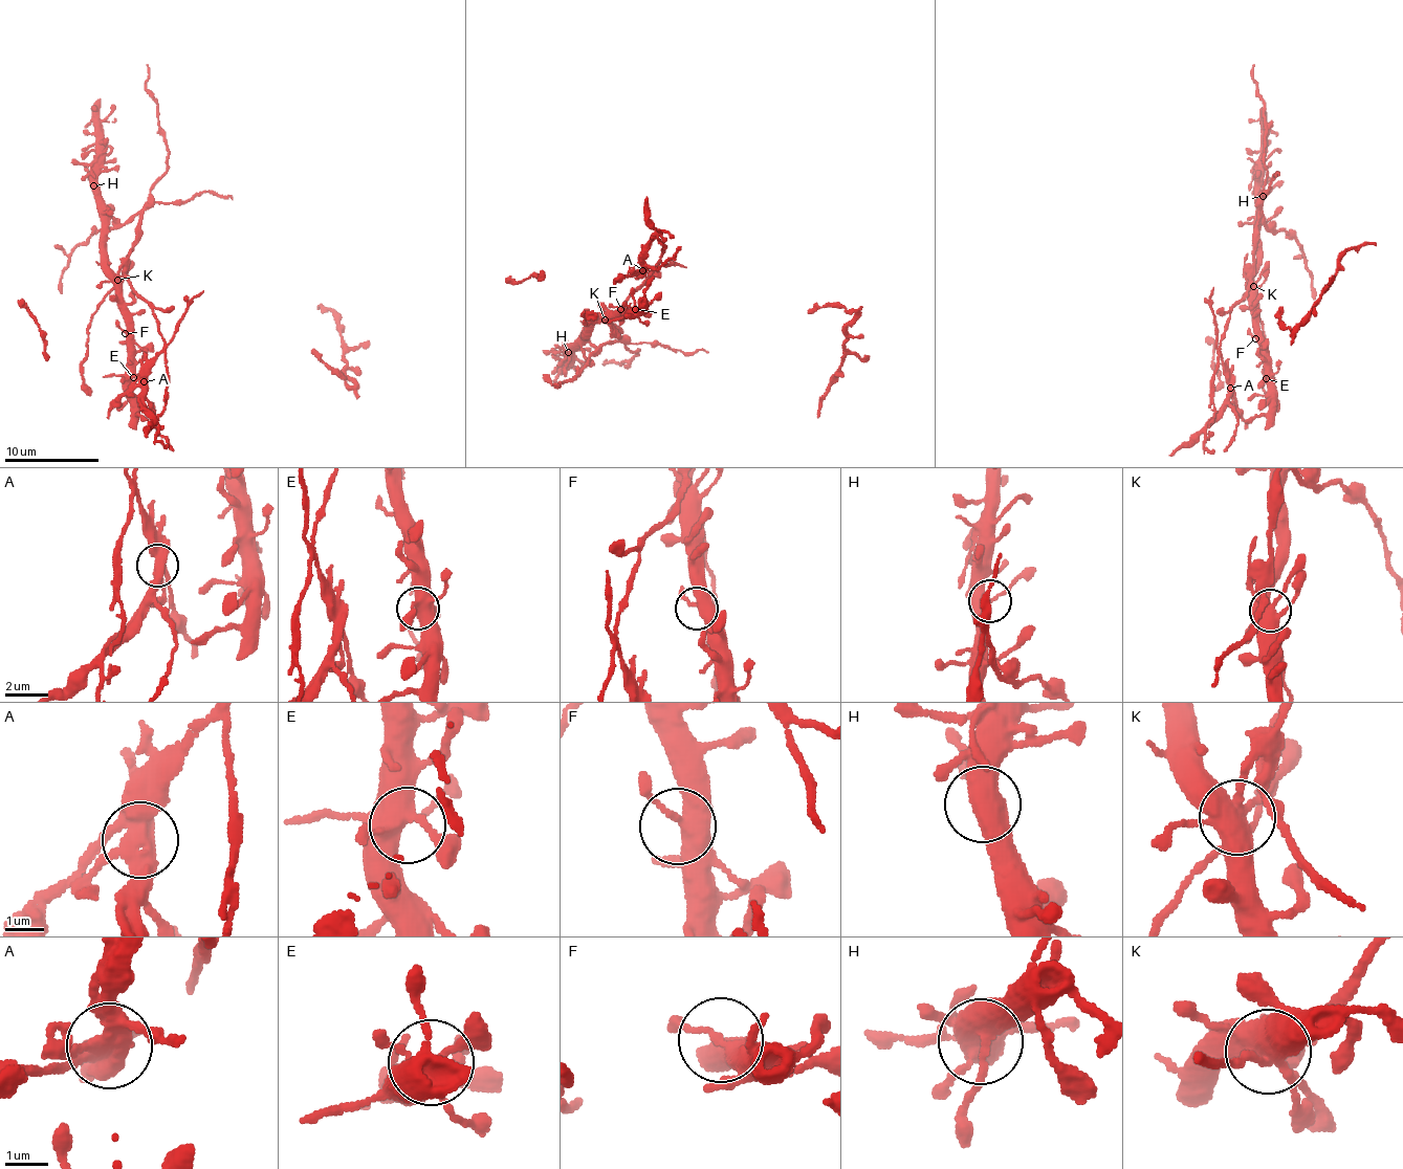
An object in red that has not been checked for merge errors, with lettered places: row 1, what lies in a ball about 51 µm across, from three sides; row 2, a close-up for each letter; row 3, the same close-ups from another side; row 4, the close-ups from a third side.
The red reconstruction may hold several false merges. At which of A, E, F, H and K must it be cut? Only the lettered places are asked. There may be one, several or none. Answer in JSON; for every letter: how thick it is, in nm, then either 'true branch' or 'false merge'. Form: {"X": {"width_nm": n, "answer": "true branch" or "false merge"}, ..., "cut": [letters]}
{"A": {"width_nm": 440, "answer": "false merge"}, "E": {"width_nm": 440, "answer": "true branch"}, "F": {"width_nm": 400, "answer": "true branch"}, "H": {"width_nm": 460, "answer": "true branch"}, "K": {"width_nm": 500, "answer": "false merge"}, "cut": ["A", "K"]}

